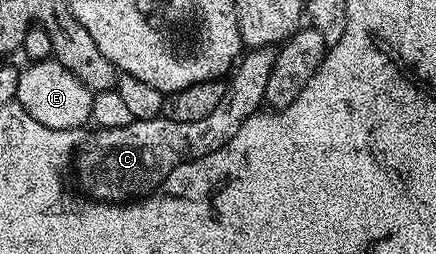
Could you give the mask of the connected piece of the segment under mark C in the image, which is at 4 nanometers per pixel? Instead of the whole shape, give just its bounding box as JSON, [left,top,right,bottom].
[74,46,275,204]

